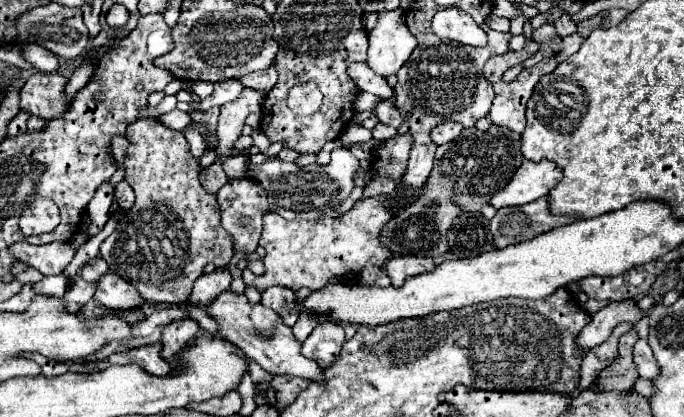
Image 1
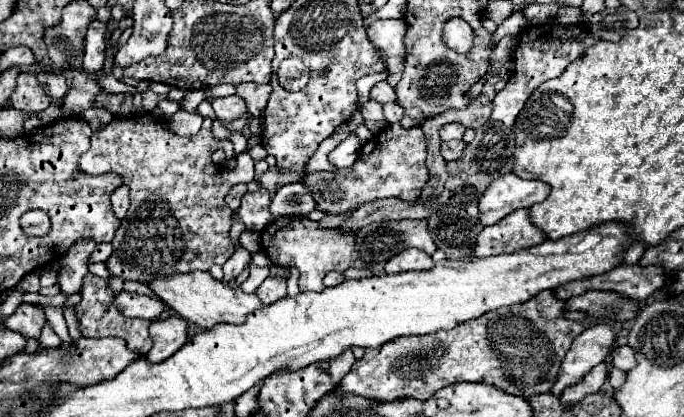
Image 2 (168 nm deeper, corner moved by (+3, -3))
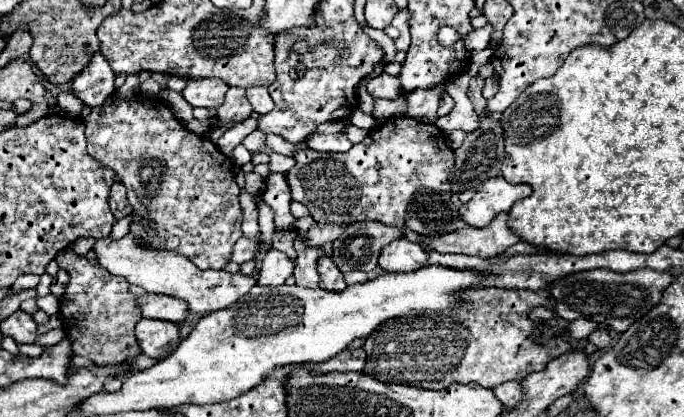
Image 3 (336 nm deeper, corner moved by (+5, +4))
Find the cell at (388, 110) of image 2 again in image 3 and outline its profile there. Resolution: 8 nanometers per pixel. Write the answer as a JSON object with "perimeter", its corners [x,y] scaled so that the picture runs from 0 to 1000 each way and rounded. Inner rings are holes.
{"perimeter":[[[639,201],[633,211],[613,211],[595,230],[595,264],[592,273],[613,288],[636,297],[639,288],[639,259],[642,259],[642,230],[648,225],[651,201]]]}

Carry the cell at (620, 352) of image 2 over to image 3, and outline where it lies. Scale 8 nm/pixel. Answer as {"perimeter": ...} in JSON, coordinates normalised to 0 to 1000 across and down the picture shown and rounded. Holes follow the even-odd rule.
{"perimeter":[[[873,787],[873,791],[867,791],[861,806],[858,806],[858,815],[864,820],[864,825],[870,825],[873,835],[887,835],[890,825],[893,825],[893,811],[890,811],[890,801],[887,801],[887,791],[885,787]]]}

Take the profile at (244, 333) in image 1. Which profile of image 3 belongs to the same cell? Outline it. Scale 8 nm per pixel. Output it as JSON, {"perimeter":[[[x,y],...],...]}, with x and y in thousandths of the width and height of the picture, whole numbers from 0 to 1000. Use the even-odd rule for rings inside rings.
{"perimeter":[[[194,561],[180,566],[177,576],[148,571],[139,576],[136,604],[142,609],[142,628],[162,657],[180,662],[189,681],[209,686],[215,700],[224,705],[244,705],[265,715],[276,729],[279,748],[288,753],[308,753],[314,743],[338,734],[349,710],[361,705],[373,686],[373,667],[358,657],[335,657],[320,647],[291,647],[276,619],[250,600],[227,600],[212,585]]]}

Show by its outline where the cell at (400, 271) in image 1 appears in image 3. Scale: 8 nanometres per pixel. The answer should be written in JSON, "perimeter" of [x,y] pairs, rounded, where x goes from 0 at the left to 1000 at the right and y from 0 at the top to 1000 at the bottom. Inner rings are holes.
{"perimeter":[[[592,571],[575,576],[554,609],[554,638],[563,652],[604,652],[624,633],[624,604]]]}

